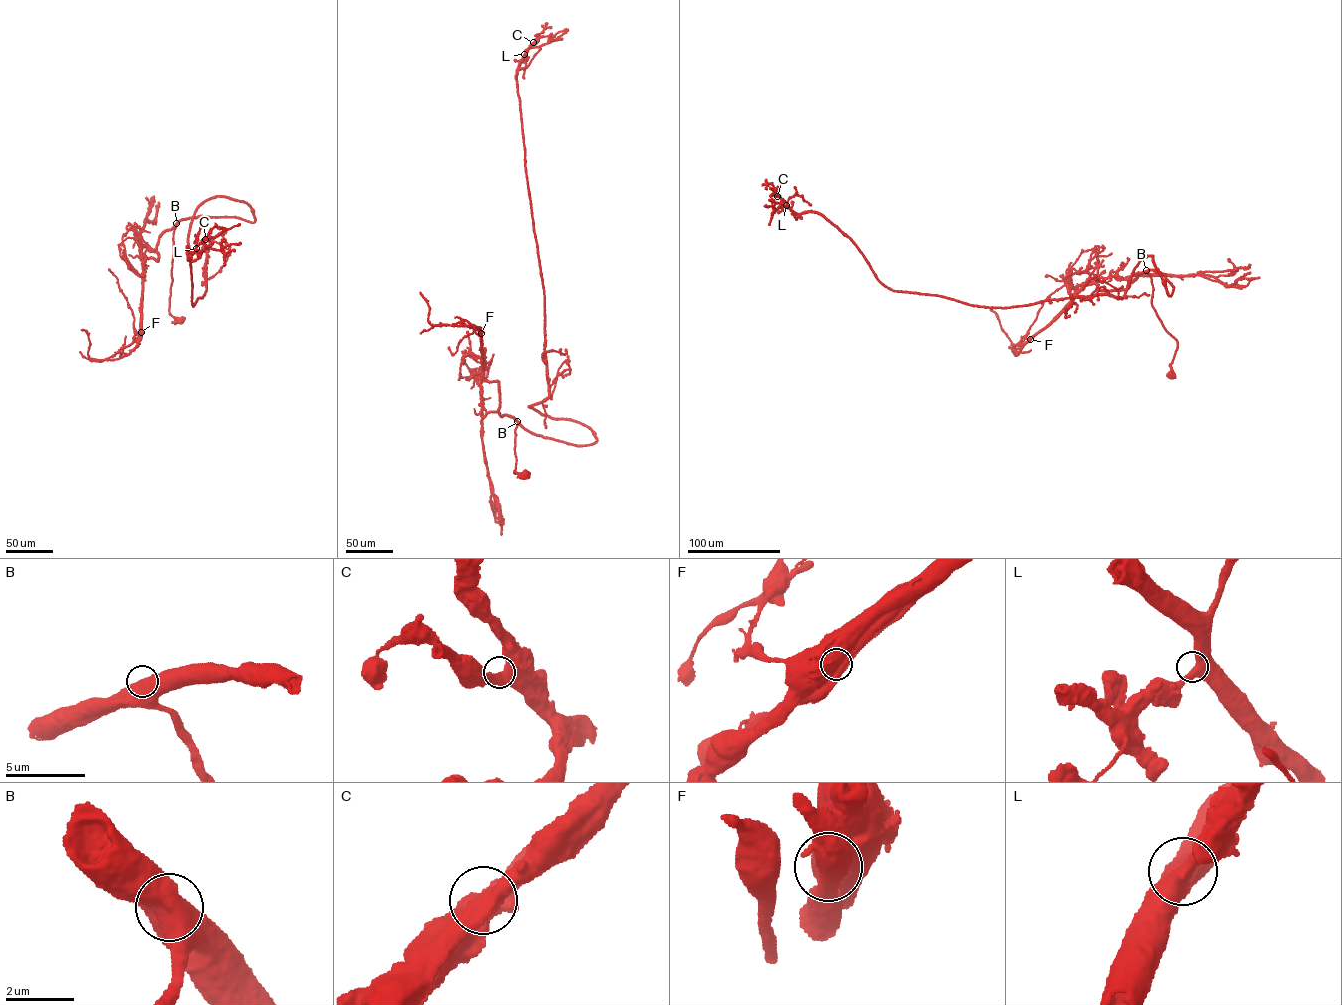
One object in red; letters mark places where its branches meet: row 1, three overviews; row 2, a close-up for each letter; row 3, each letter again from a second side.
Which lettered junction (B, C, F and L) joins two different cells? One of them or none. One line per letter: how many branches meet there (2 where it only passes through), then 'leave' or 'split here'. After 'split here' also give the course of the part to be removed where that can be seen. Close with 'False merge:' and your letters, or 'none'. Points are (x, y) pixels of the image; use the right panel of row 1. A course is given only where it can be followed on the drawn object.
B: branches 1; leave
C: branches 2; leave
F: branches 1; split here; course (1030, 339), (1074, 293), (1100, 278), (1124, 279), (1141, 272), (1203, 275), (1228, 285), (1245, 286), (1259, 277)
L: branches 2; leave
False merge: F

